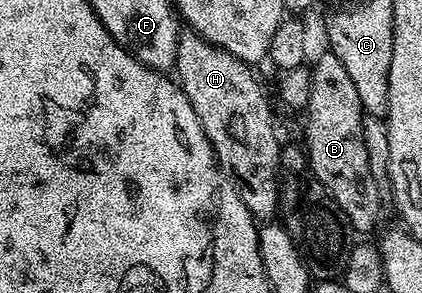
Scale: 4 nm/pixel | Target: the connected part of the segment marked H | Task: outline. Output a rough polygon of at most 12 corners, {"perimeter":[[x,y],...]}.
{"perimeter":[[182,33],[176,81],[254,219],[283,142],[250,63]]}

